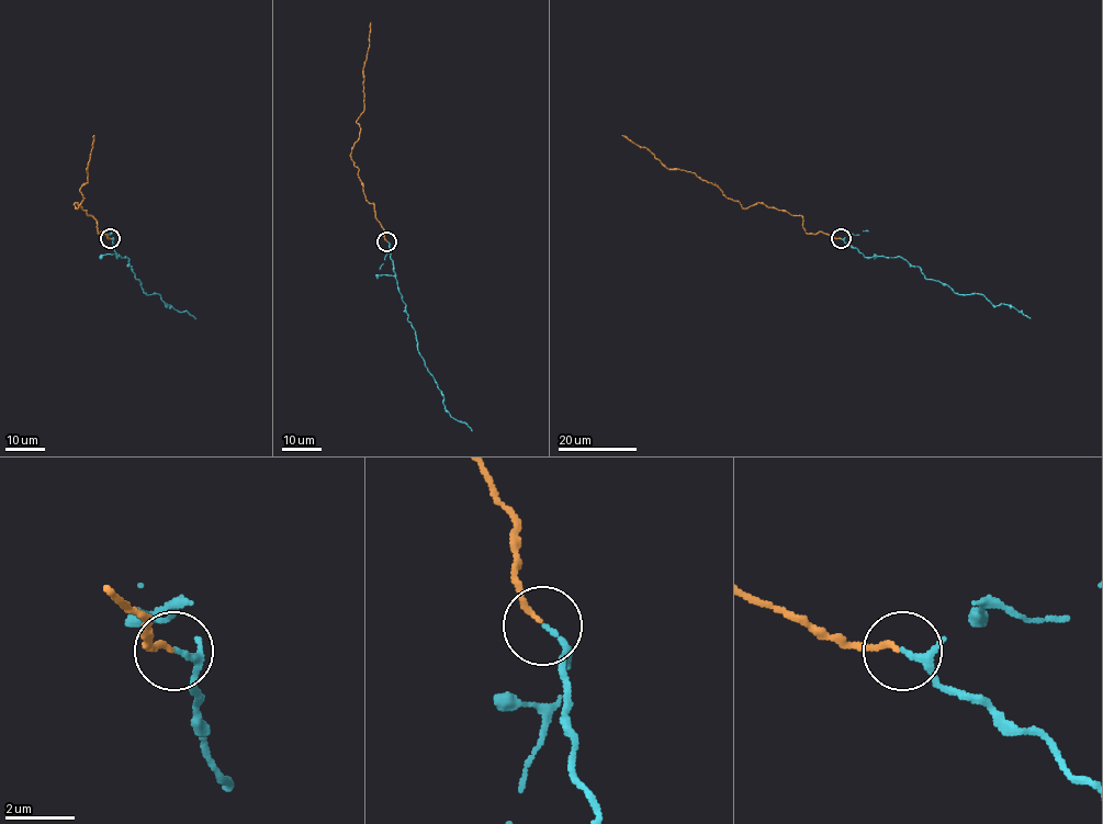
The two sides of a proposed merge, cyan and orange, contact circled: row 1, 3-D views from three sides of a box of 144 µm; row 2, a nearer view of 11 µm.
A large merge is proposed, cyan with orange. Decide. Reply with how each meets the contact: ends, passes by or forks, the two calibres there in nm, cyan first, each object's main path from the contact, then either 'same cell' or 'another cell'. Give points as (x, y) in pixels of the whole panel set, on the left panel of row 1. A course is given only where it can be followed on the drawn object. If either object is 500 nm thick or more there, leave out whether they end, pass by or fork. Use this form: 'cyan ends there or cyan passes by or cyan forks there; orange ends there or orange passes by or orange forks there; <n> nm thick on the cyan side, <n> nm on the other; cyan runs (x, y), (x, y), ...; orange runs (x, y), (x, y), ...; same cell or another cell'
cyan passes by; orange ends there; 110 nm thick on the cyan side, 160 nm on the other; cyan runs (110, 238), (116, 257), (128, 259), (146, 295), (156, 293), (167, 305), (186, 311), (195, 318); orange runs (110, 238), (98, 233), (91, 215), (76, 202), (75, 206), (83, 199), (79, 190), (88, 182), (94, 135); same cell

